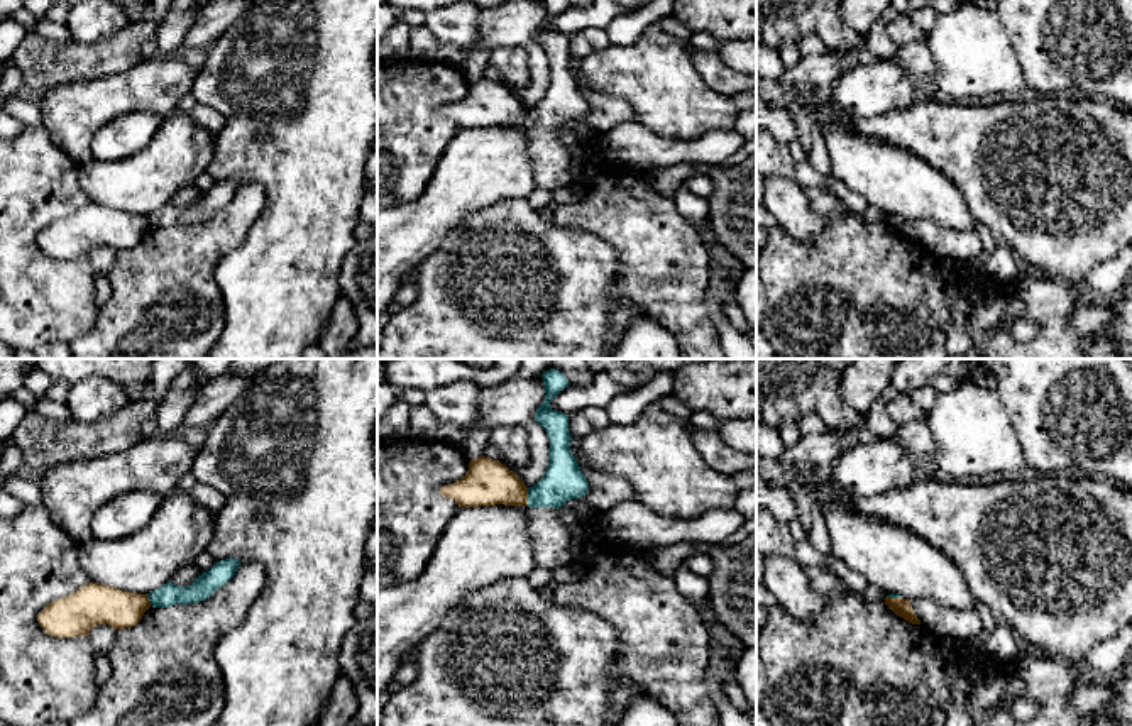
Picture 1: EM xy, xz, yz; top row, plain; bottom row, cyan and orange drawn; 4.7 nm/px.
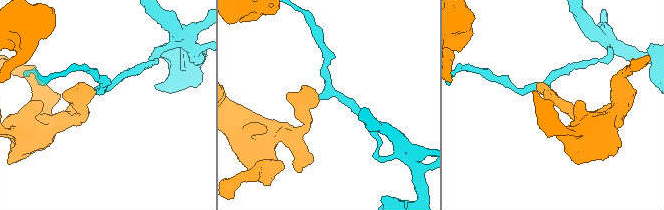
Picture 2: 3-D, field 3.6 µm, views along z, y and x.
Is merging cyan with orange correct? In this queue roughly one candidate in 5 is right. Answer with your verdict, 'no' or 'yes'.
no

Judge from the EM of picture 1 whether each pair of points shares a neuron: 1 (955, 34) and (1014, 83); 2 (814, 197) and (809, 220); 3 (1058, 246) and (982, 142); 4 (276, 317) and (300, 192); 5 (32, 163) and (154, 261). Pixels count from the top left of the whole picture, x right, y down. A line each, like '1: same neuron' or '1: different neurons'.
1: same neuron
2: different neurons
3: same neuron
4: same neuron
5: different neurons

